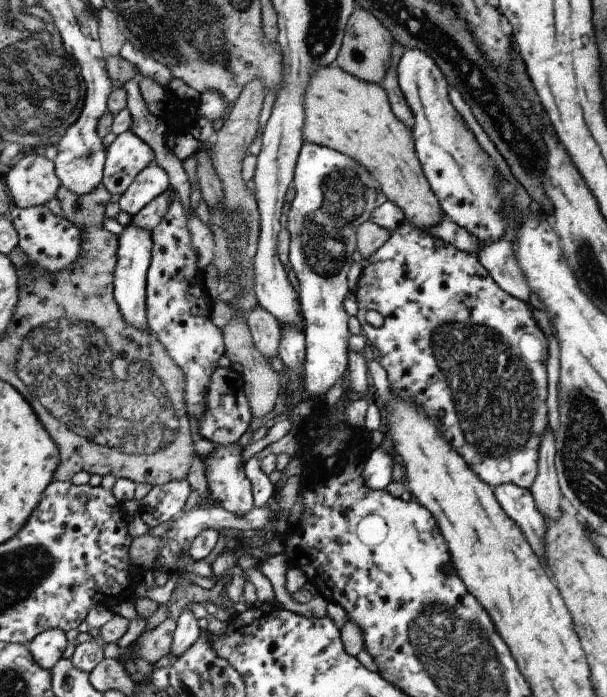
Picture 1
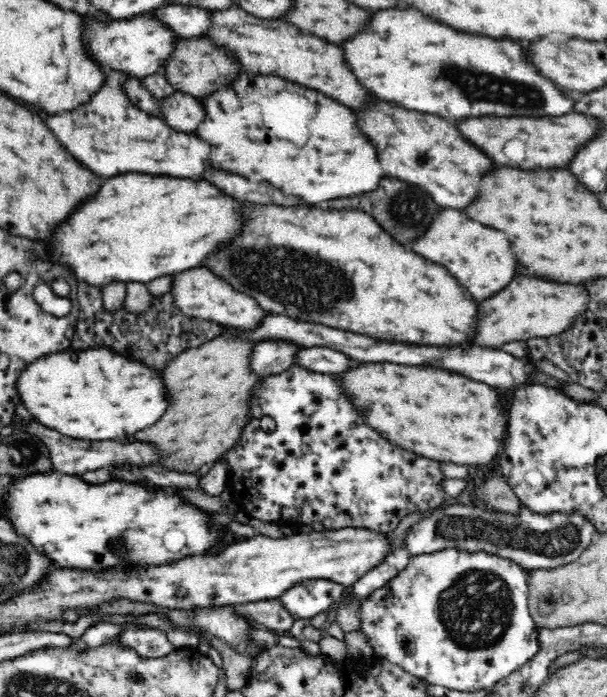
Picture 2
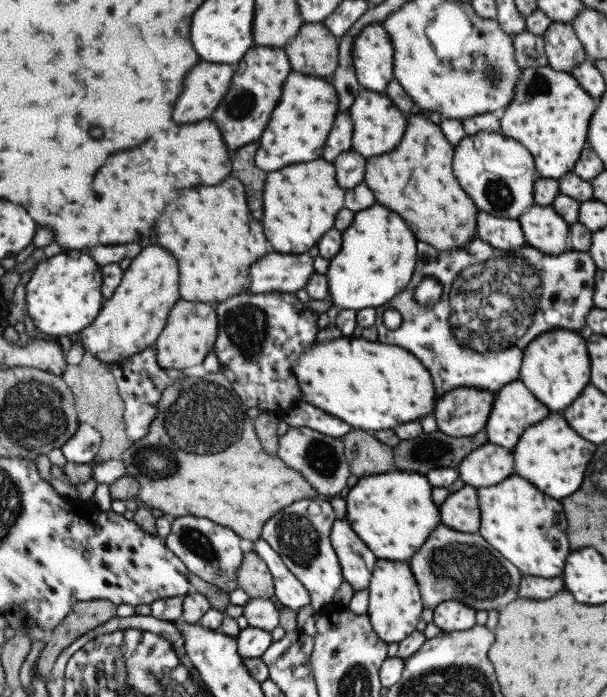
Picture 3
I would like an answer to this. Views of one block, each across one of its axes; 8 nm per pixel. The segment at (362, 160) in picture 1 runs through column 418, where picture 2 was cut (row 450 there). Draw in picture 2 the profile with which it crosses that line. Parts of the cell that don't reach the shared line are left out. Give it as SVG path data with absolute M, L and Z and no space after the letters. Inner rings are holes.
M218 336L216 340L182 352L164 368L164 386L174 402L156 426L136 434L136 440L152 442L162 450L164 460L160 460L160 466L174 472L196 474L202 464L212 466L236 446L244 426L252 420L252 392L266 380L252 372L254 346L256 342L244 338Z

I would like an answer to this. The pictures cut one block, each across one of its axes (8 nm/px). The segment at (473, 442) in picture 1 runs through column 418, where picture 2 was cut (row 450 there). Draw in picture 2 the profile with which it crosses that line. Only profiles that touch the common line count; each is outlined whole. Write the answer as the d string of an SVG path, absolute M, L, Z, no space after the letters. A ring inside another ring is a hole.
M292 366L280 374L272 374L268 376L260 386L256 386L256 390L252 392L252 398L250 398L250 424L244 426L242 434L240 434L240 440L236 442L236 446L232 446L232 450L228 450L224 456L218 458L218 462L226 462L228 466L228 480L230 480L230 486L228 486L228 492L226 492L226 498L232 500L236 506L238 506L238 512L244 512L248 514L250 518L258 518L262 522L268 522L268 524L276 524L276 526L290 526L290 528L300 528L300 526L316 526L320 530L344 530L344 528L368 528L368 530L374 530L374 532L382 532L382 534L392 534L398 526L400 520L404 520L406 516L410 514L420 514L420 512L426 512L426 510L434 510L434 508L440 508L440 506L446 506L450 500L448 500L448 494L444 492L442 484L446 482L444 474L442 474L442 468L440 468L440 462L432 460L432 458L424 458L420 454L414 454L410 450L404 450L392 442L388 442L384 436L380 436L376 430L372 430L364 416L358 412L358 408L352 404L352 400L344 394L344 386L340 382L340 376L336 374L320 374L320 372L310 372L302 366ZM262 418L272 418L276 422L276 428L272 432L264 432L260 428L260 422Z

